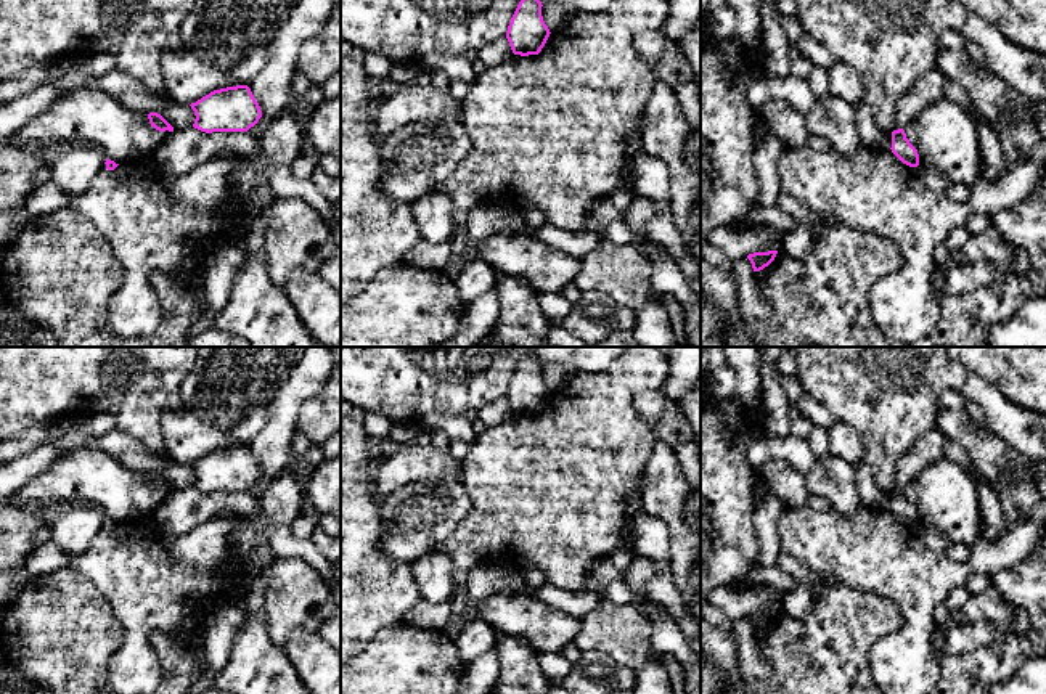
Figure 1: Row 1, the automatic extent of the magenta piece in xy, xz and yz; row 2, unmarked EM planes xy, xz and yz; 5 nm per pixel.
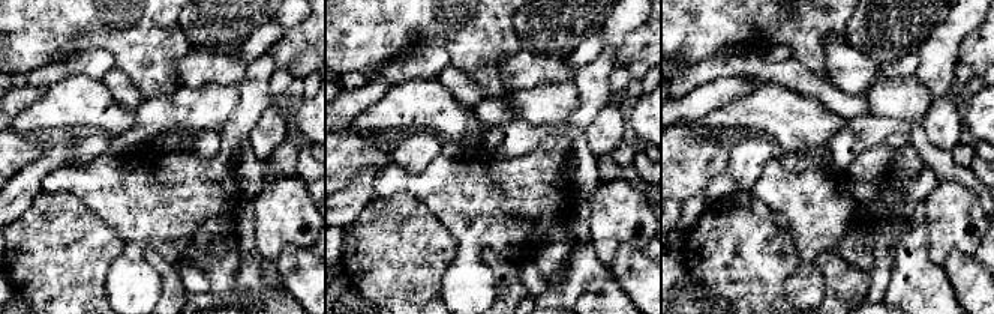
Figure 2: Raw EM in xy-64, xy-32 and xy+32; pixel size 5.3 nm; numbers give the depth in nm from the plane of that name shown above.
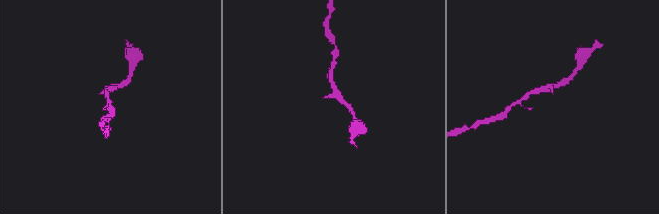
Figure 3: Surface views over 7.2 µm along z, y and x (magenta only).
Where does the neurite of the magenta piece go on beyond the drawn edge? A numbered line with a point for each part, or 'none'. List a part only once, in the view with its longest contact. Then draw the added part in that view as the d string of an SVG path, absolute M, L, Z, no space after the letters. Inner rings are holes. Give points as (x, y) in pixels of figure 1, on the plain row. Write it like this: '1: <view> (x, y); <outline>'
none

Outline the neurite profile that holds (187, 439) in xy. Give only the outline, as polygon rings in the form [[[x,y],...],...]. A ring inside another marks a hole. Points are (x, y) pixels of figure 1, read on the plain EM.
[[[186,411],[164,414],[162,439],[169,458],[180,464],[196,463],[214,450],[236,447],[230,429],[206,424]]]

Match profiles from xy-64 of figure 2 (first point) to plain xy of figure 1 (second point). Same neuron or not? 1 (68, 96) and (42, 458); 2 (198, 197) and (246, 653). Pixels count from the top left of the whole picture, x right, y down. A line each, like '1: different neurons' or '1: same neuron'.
1: different neurons
2: different neurons

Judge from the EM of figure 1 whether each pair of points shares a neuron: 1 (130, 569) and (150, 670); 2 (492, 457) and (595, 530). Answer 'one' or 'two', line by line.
1: one
2: one

